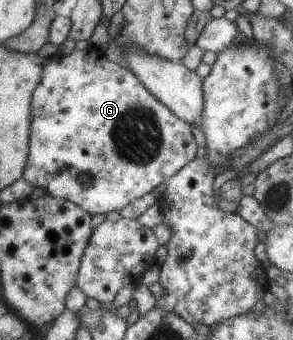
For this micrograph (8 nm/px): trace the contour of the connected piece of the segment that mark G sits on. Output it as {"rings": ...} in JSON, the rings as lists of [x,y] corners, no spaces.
{"rings":[[[97,46],[78,50],[69,55],[59,55],[48,59],[43,66],[43,73],[39,85],[35,88],[31,100],[31,117],[29,155],[26,161],[24,178],[35,188],[45,189],[47,195],[61,198],[76,203],[81,209],[92,216],[96,213],[111,213],[120,211],[134,199],[143,197],[152,192],[160,183],[165,183],[172,175],[175,175],[185,164],[194,159],[197,151],[197,143],[193,139],[191,127],[186,121],[179,119],[166,105],[163,105],[141,83],[141,80],[129,69],[121,67],[106,58],[106,55]]]}

